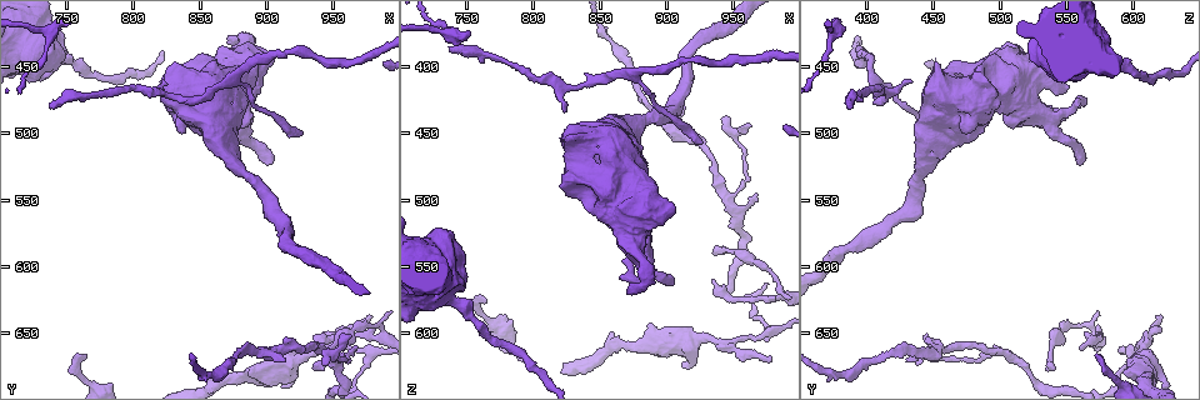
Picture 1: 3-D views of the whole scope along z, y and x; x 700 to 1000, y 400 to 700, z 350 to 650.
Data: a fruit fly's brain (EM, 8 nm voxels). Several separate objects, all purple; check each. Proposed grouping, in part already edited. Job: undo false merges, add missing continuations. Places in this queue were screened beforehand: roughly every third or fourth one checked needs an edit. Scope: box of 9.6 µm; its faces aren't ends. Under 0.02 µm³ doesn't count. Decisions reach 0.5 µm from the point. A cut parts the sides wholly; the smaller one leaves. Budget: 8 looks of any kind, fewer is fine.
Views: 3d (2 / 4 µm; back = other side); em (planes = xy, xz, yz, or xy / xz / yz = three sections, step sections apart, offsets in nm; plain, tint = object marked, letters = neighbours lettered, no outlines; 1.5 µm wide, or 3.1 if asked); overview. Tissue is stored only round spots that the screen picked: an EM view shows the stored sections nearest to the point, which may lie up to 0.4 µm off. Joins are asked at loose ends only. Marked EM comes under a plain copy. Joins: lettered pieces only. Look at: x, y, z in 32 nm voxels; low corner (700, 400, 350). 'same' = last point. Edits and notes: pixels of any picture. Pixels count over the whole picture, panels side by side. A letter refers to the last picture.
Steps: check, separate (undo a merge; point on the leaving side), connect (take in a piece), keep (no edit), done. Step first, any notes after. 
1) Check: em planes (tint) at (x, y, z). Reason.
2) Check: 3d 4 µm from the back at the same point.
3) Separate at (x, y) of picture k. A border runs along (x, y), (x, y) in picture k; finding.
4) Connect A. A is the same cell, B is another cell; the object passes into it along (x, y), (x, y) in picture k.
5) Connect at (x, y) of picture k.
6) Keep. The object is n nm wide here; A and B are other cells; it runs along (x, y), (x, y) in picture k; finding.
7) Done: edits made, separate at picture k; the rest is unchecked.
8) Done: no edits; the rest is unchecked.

Check: em 3.1 µm xz step 16 (letters) at (976, 636, 620). Branch stops here.

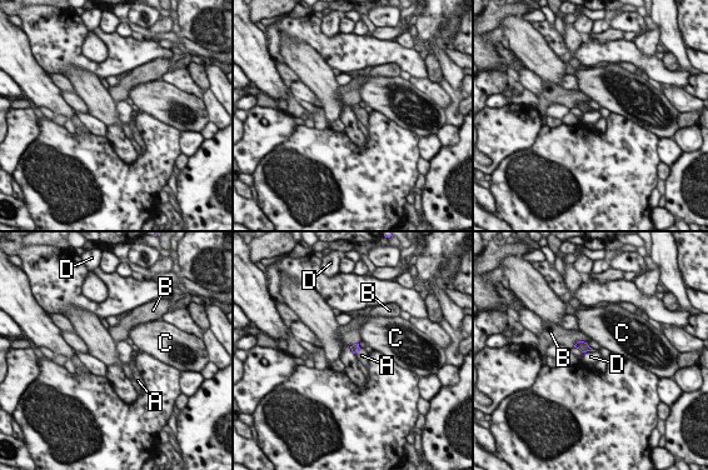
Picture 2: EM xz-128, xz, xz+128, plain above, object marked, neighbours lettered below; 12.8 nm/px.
Connect A. The longest contact is with D, 180 nm; A is the same cell, B, C and D are other cells; the object passes into it along (355, 346), (357, 350), (362, 355) in picture 2; the cell continues.

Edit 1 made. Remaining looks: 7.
Check: overview.

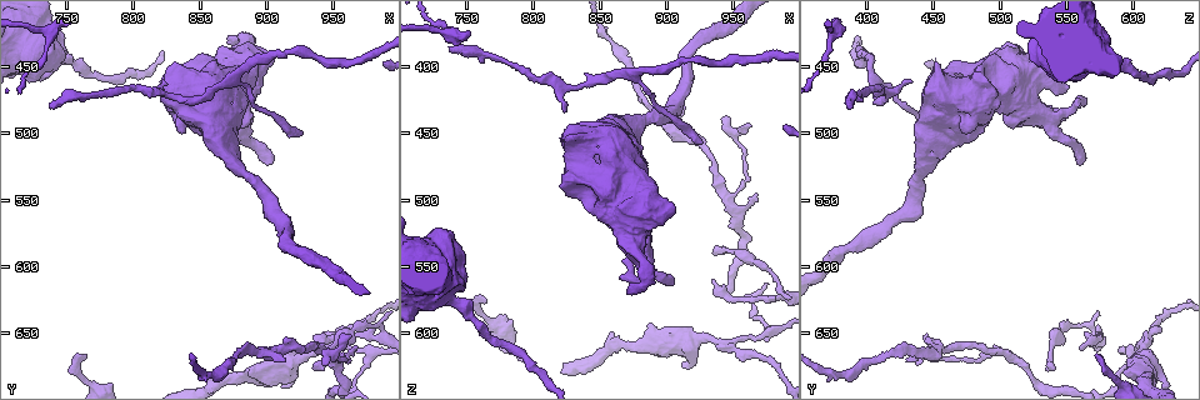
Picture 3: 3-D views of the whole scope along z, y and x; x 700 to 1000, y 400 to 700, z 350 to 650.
Check: 3d 2 µm at (944, 674, 440). An open end.

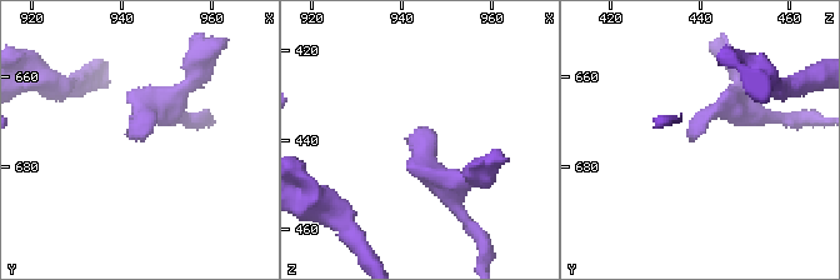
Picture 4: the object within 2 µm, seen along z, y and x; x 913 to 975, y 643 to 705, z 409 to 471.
Check: em planes (letters) at (944, 673, 437).

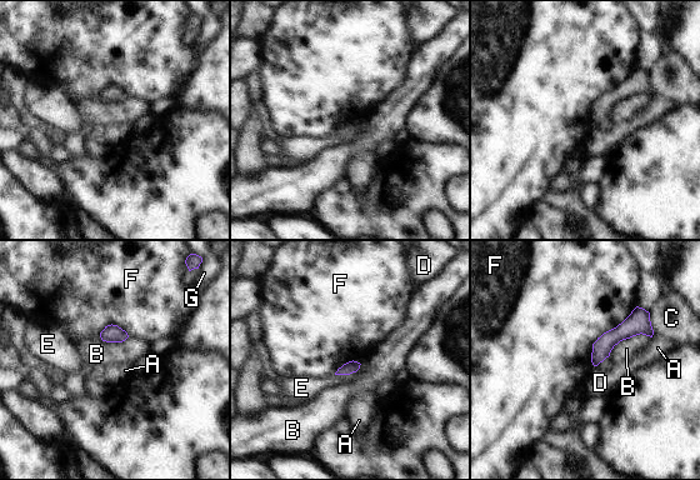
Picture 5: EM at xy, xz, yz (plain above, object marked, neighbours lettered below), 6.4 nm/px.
Keep. The longest contact is with F, 400 nm; A, B, C, D, E, F and G are other cells; it runs along (646, 315), (619, 333), (595, 361) in picture 5; none of them fits.

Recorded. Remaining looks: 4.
Check: 3d 2 µm at (870, 460, 406). Three-way junction.

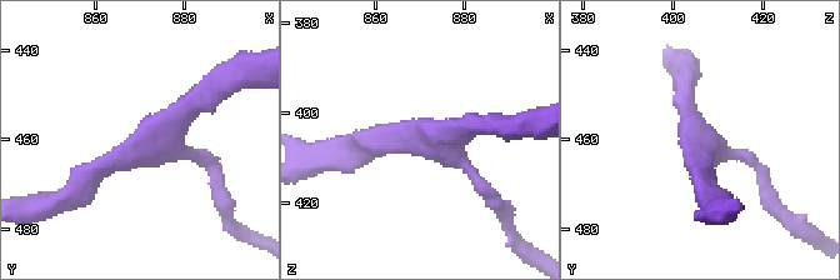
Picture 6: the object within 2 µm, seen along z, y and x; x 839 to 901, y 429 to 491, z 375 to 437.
Check: em xz step 4 (tint) at (872, 460, 406).

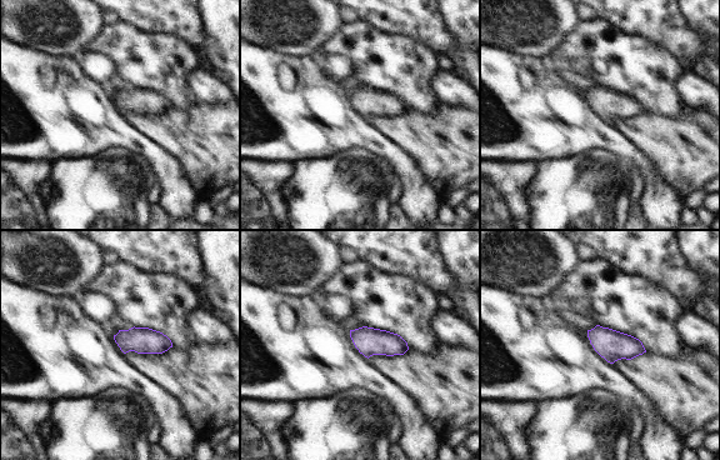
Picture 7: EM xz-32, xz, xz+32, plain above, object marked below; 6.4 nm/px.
Check: em xz step 4 (letters) at the same point. What lies round it.

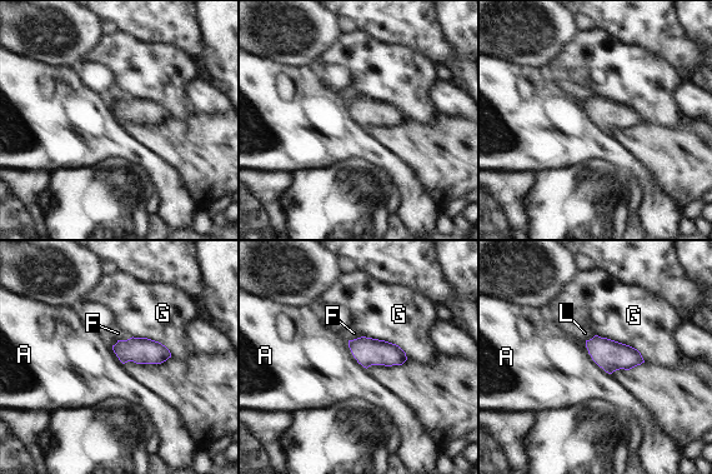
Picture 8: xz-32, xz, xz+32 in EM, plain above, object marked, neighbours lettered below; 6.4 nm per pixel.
Keep. A, F, G and L are other cells; a border runs along (585, 340), (590, 357), (611, 374) in picture 8; all the same cell.

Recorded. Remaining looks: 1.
Done: edits made, connect at picture 2; the rest is unchecked.

